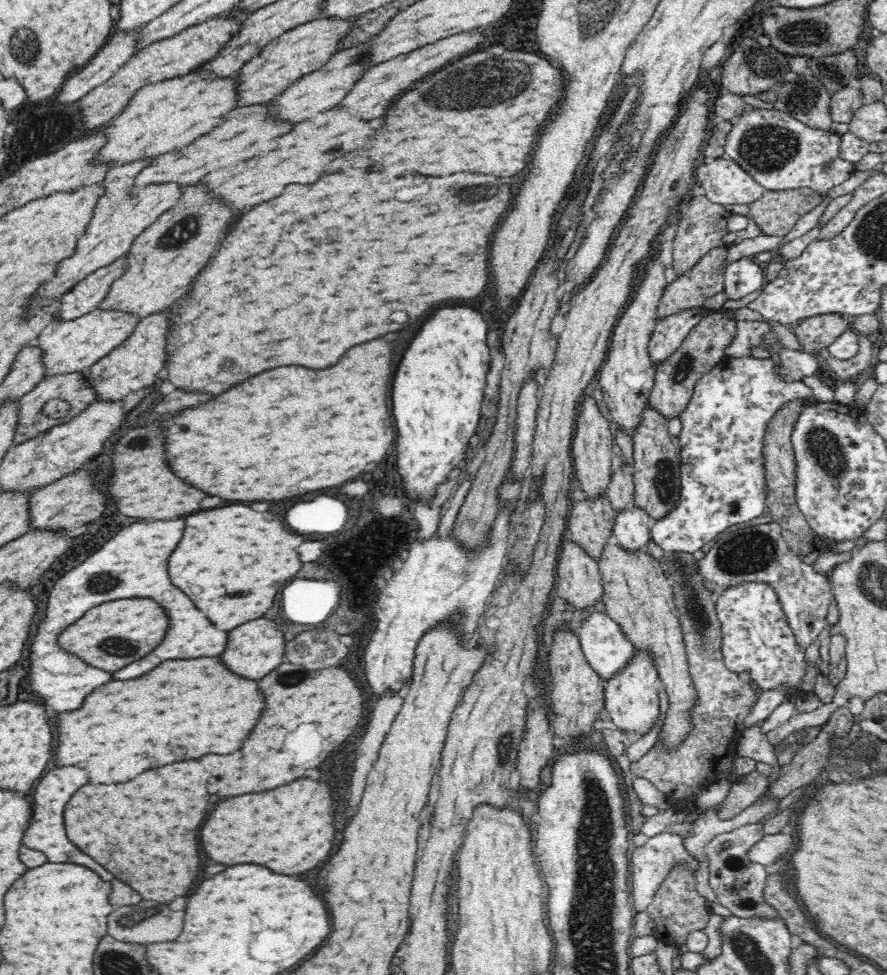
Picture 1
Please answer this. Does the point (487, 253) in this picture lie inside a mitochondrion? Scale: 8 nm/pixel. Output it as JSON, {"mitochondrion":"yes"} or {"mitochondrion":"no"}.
{"mitochondrion":"no"}

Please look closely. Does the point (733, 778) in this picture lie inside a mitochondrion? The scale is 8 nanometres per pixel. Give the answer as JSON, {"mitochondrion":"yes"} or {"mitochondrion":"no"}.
{"mitochondrion":"no"}

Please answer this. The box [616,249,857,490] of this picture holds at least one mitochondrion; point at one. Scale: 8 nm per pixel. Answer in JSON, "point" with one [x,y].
{"point":[823,446]}

